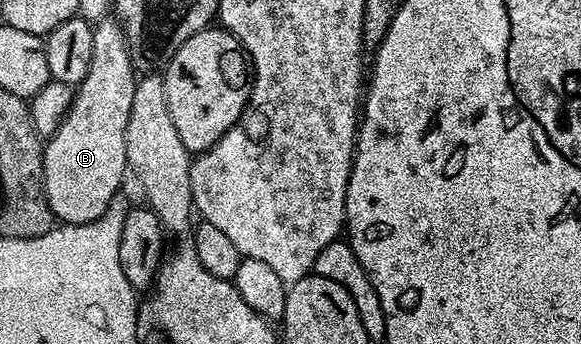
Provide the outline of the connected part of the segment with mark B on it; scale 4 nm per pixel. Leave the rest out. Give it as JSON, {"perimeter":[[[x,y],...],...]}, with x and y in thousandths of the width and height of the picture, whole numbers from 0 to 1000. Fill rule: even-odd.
{"perimeter":[[[196,49],[172,55],[160,78],[160,177],[153,212],[127,256],[122,311],[103,369],[74,430],[74,547],[90,628],[103,651],[158,648],[200,587],[212,506],[220,506],[215,375],[236,209],[215,119],[212,70]]]}

